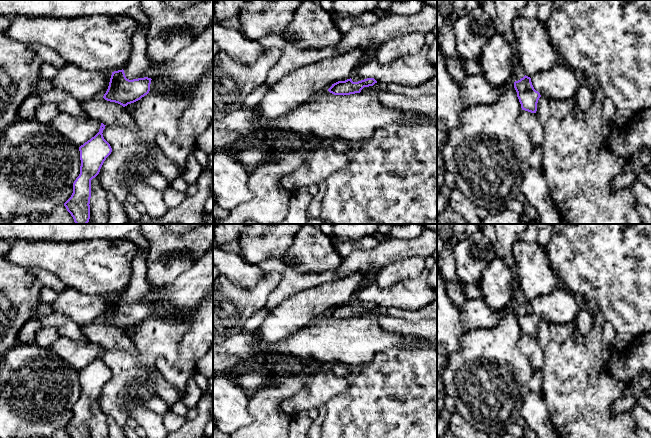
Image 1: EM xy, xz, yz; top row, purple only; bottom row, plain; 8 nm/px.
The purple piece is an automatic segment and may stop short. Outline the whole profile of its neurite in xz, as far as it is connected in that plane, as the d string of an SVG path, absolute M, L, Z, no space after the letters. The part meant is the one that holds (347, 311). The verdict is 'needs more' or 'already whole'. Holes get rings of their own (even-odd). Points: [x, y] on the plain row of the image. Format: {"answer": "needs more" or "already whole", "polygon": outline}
{"answer": "needs more", "polygon": "M353 300L345 305L338 305L328 313L334 319L350 319L360 317L364 311L373 310L377 305L374 302L363 303L359 300Z"}

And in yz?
{"answer": "needs more", "polygon": "M515 278L513 281L512 300L522 334L536 337L537 327L541 319L534 313L531 302L525 299L520 284Z"}

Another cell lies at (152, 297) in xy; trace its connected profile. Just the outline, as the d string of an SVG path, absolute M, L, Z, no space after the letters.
M149 284L150 286L150 292L149 294L144 298L144 301L148 301L151 303L157 302L158 301L158 295L159 292L162 291L165 285L154 285L154 284Z

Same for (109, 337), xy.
M98 321L82 327L87 340L96 343L107 350L126 350L134 352L131 338L120 328Z

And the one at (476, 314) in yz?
M467 299L462 313L462 326L464 331L478 328L493 328L500 322L500 314L490 309L483 299Z

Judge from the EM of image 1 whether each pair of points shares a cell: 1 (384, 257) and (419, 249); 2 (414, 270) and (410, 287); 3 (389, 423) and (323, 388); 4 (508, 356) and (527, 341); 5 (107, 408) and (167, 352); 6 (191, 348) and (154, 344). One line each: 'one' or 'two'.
1: one
2: two
3: two
4: two
5: one
6: two

